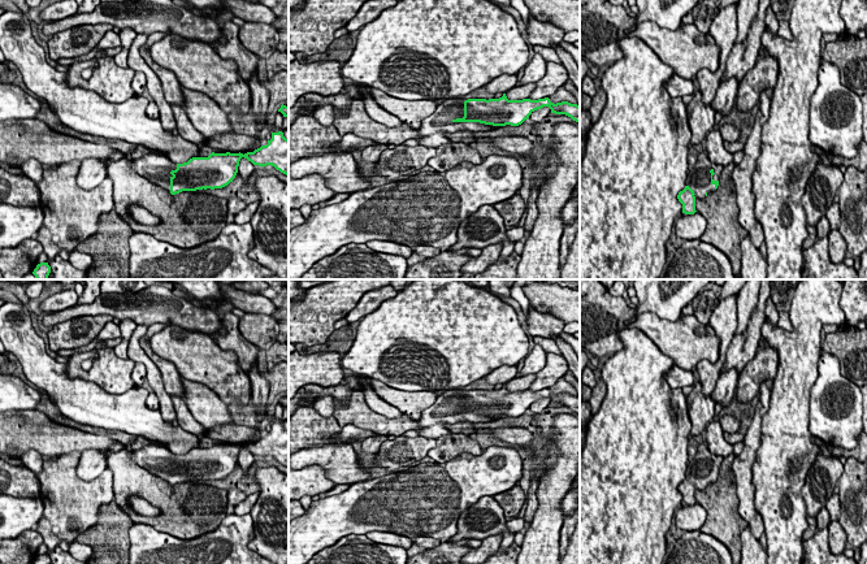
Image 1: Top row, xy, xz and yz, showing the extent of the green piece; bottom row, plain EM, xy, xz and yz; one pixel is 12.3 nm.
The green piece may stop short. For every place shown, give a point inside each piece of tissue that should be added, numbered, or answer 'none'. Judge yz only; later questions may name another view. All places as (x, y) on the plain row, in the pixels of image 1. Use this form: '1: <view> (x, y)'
1: yz (698, 471)

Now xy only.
1: xy (156, 459)

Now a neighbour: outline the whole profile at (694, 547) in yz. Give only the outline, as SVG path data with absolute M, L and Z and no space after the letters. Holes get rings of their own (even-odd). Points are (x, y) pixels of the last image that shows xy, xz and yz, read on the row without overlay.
M701 530L684 532L673 543L666 564L732 564L729 550Z

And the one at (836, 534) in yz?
M832 521L828 526L828 543L833 555L842 554L846 543L846 533L838 521Z

